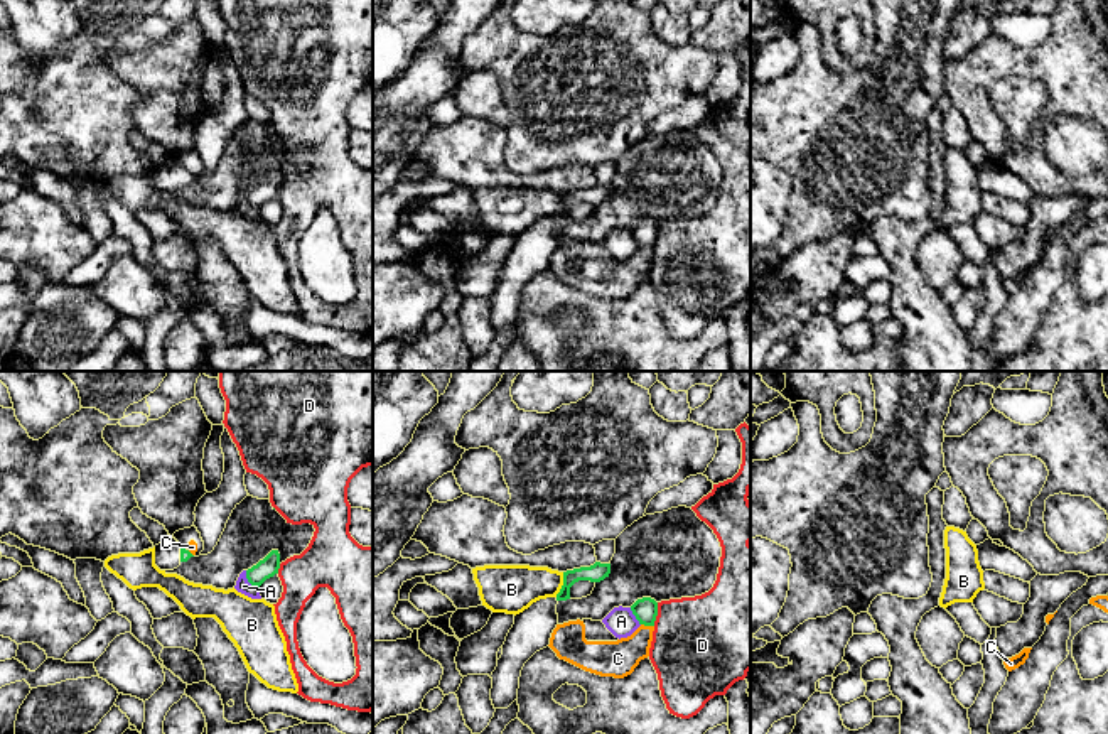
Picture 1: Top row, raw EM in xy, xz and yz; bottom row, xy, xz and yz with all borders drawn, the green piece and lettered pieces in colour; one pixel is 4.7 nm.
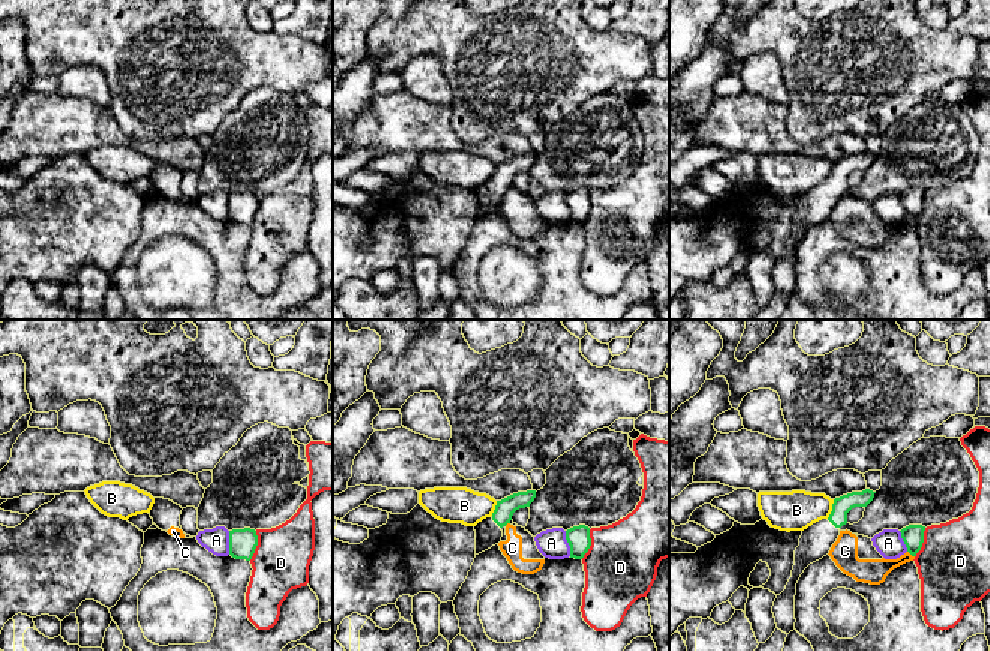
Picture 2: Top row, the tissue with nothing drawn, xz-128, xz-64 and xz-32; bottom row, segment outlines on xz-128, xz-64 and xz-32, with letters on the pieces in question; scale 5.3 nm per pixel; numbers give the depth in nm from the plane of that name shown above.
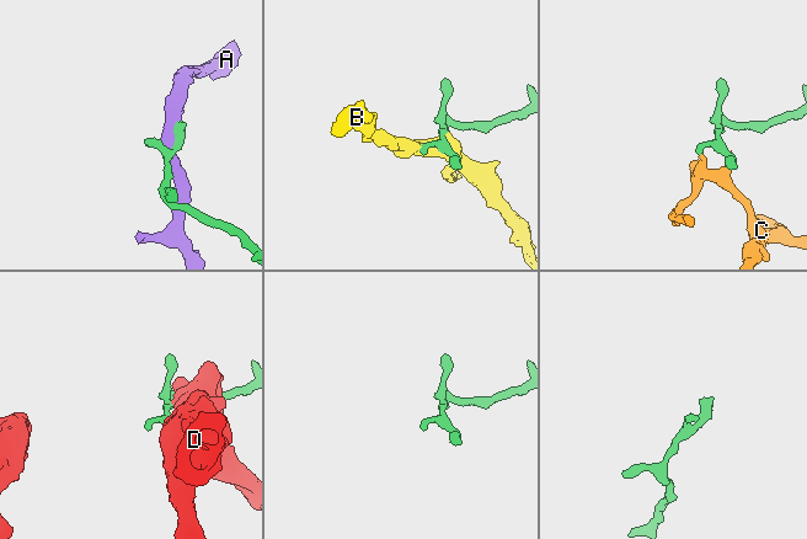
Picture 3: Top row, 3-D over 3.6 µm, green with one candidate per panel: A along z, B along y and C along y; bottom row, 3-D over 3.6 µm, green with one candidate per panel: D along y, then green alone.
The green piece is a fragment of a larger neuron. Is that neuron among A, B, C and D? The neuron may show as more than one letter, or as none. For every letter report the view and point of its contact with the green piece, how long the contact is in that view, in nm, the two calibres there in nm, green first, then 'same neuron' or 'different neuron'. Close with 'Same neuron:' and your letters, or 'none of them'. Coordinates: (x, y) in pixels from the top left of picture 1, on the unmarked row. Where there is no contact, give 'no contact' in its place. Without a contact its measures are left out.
A: xy (248, 203) | 110 nm | 90/70 nm | different neuron
B: xz (564, 206) | 130 nm | 90/240 nm | different neuron
C: xz (648, 247) | 70 nm | 120/180 nm | different neuron
D: xz (656, 237) | 110 nm | 120/460 nm | different neuron
Same neuron: none of them

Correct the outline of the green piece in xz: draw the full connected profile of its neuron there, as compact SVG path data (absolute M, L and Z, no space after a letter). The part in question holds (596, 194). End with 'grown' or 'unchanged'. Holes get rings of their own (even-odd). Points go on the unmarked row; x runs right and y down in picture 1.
M600 184L567 192L563 208L555 219L540 221L514 238L514 246L503 267L503 277L491 297L494 331L508 331L518 321L521 292L536 273L550 267L551 255L558 246L557 226L570 221L570 209L578 202L600 204L609 196L610 186Z; grown

